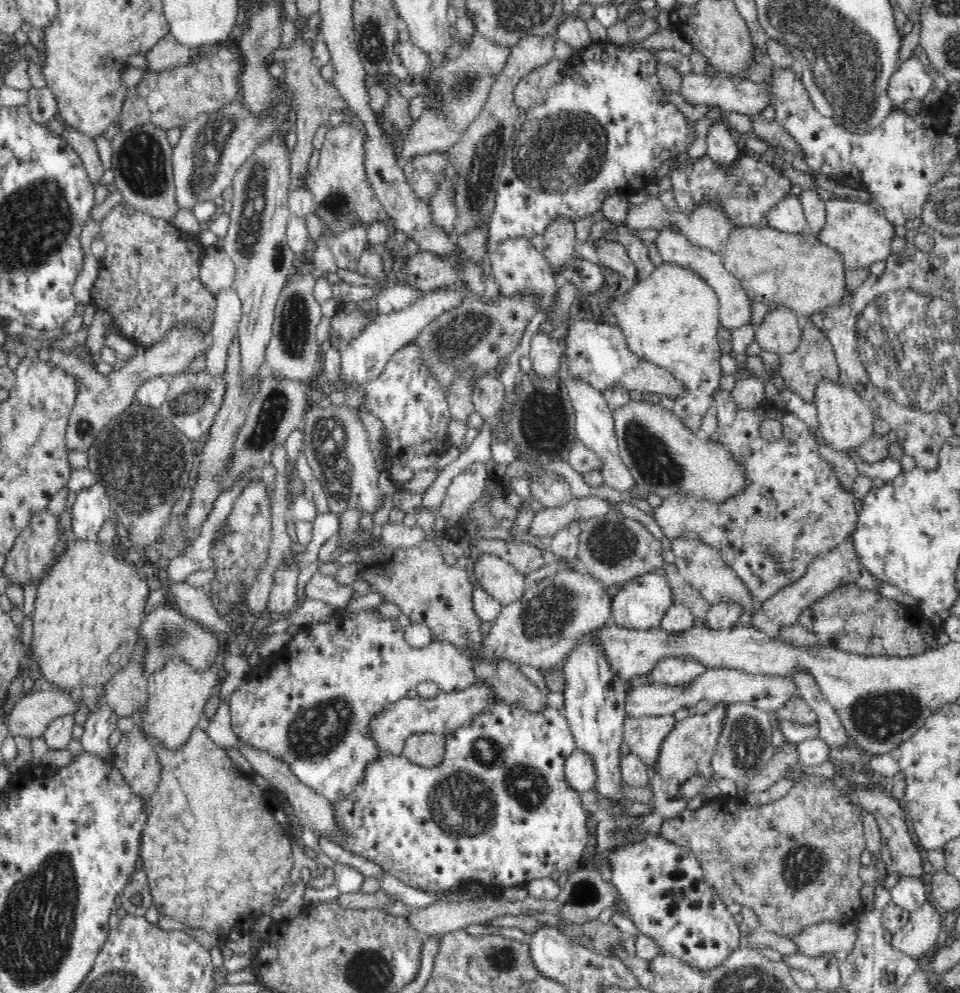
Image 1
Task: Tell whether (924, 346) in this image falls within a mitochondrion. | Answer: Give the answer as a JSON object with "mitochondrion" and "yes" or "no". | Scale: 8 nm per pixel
{"mitochondrion":"yes"}

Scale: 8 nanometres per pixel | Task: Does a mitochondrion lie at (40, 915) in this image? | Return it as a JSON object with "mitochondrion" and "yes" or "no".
{"mitochondrion":"yes"}

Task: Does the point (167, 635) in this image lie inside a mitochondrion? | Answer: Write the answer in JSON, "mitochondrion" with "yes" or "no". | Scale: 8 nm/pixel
{"mitochondrion":"yes"}

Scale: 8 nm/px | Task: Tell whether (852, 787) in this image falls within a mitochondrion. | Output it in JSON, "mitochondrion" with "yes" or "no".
{"mitochondrion":"no"}

